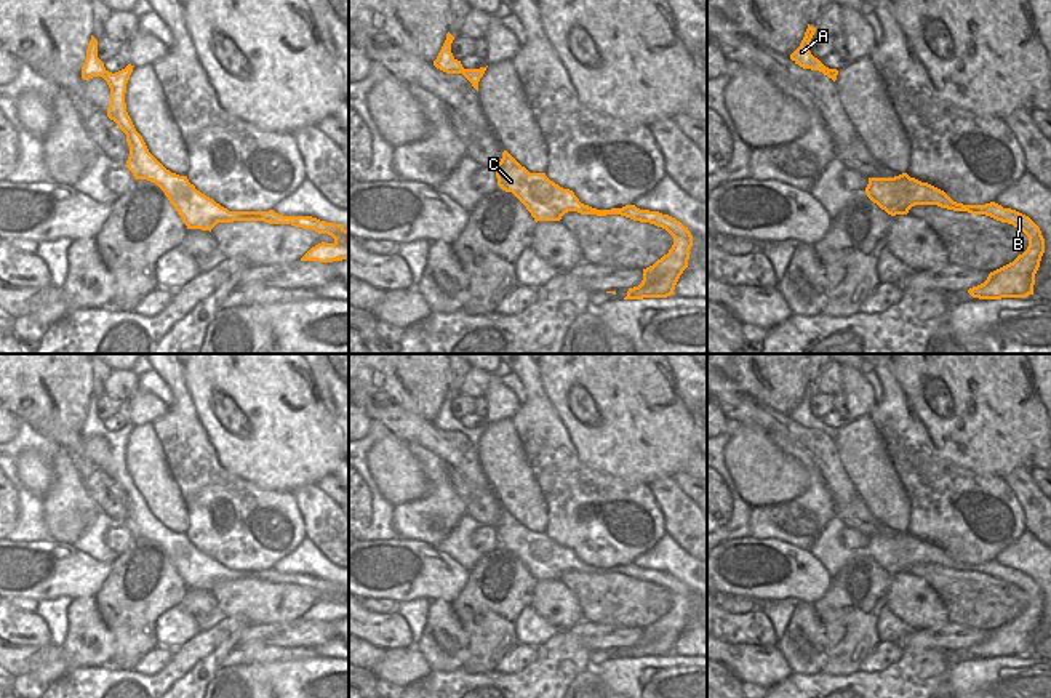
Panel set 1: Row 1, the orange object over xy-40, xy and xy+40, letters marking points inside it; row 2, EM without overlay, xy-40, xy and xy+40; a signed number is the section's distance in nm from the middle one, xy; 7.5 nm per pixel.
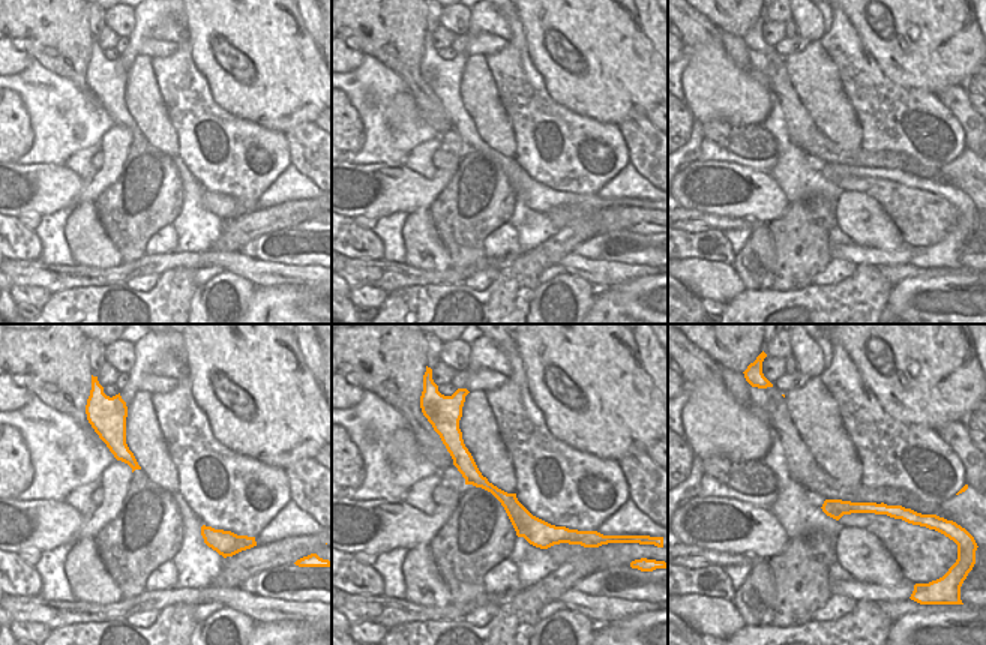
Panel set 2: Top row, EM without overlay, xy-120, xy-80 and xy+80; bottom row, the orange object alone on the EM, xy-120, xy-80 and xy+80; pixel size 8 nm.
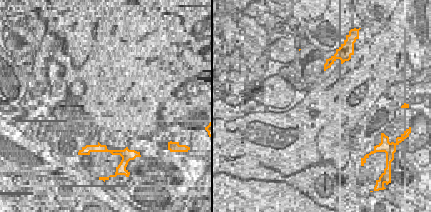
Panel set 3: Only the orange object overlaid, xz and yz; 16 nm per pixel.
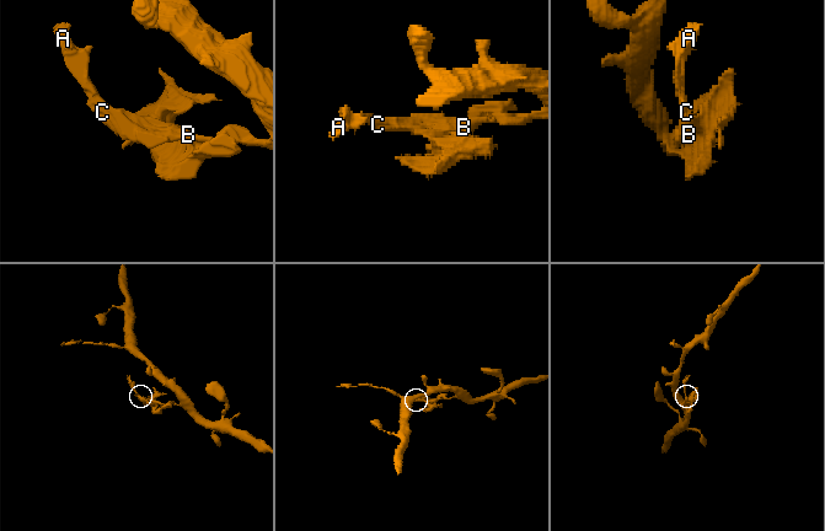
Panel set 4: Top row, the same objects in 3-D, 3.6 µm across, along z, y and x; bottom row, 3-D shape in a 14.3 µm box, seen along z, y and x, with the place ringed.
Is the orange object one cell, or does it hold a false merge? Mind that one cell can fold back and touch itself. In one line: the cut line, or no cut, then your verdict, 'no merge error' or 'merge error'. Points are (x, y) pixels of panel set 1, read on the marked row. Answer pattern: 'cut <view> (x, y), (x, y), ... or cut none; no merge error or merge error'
cut none; no merge error

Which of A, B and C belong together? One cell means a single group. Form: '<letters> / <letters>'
A B C

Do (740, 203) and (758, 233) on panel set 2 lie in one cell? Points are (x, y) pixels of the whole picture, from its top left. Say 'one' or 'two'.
two

